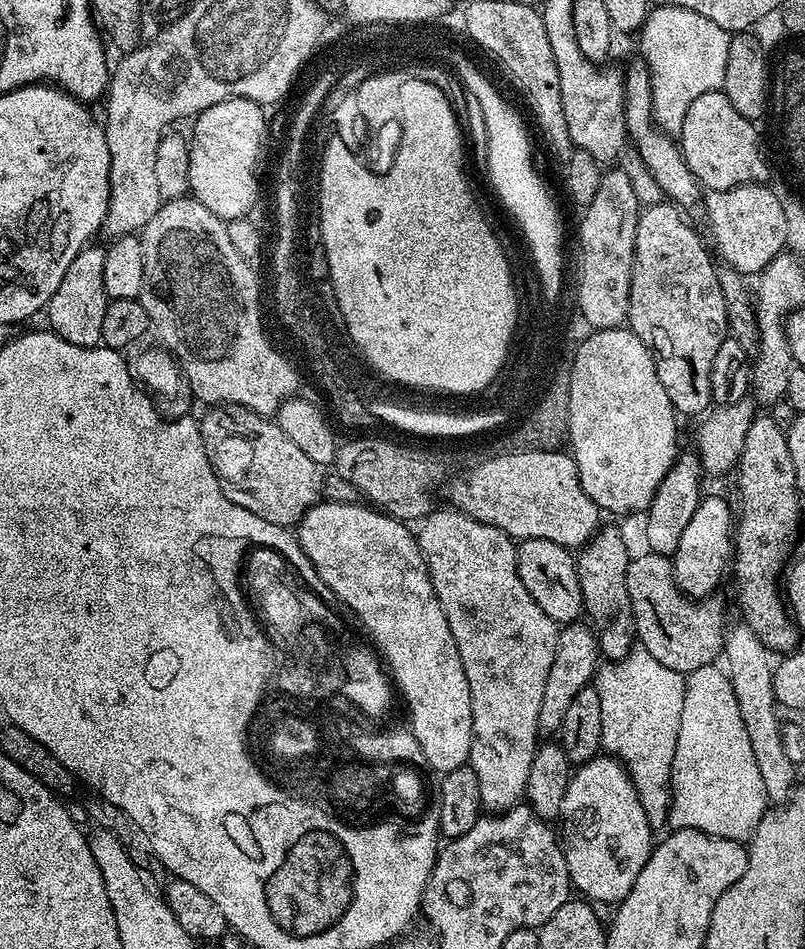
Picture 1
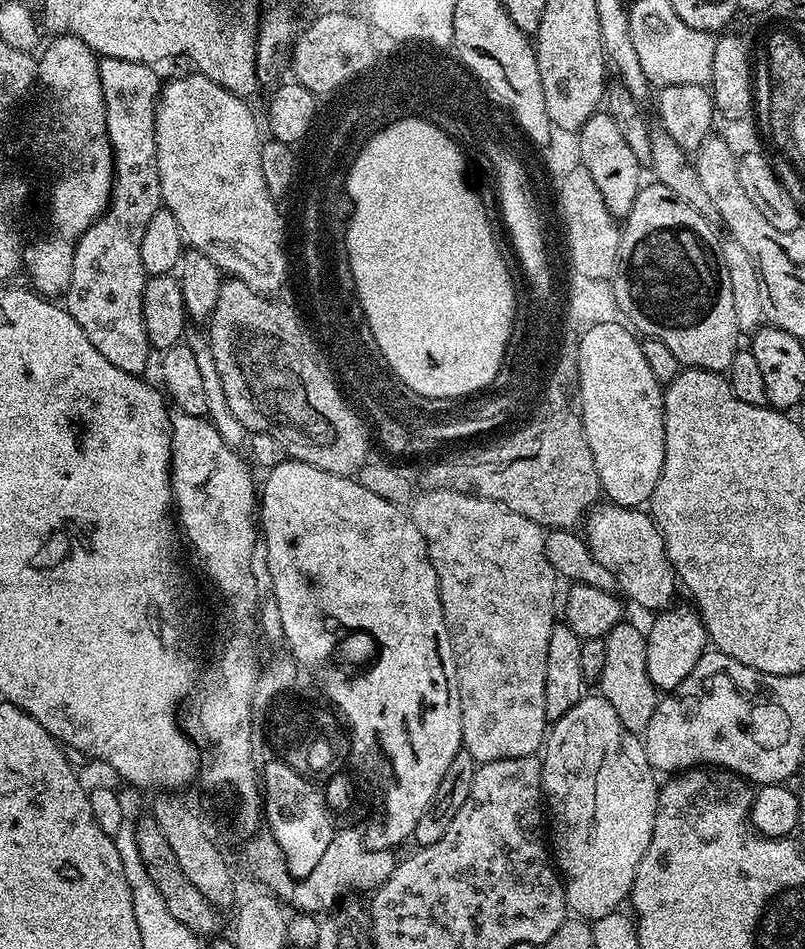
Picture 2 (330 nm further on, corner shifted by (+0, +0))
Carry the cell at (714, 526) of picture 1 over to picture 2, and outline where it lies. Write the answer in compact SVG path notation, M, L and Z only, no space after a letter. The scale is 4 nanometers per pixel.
M669 606L655 613L656 621L652 629L647 629L648 645L646 646L646 670L650 670L650 682L661 693L668 693L680 682L705 654L710 641L708 631L702 622L700 613L695 607L676 608Z

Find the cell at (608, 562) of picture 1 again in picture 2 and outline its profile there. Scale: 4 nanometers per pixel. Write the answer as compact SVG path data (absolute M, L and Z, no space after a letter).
M628 623L615 624L607 636L603 637L606 646L606 666L602 666L598 677L598 692L606 702L610 702L610 706L614 706L614 714L618 714L626 730L642 734L654 715L658 690L650 682L650 670L646 670L647 635Z

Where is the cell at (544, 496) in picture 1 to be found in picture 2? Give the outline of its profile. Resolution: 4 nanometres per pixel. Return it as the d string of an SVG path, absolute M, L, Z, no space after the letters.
M601 503L593 507L583 521L582 535L594 558L614 574L620 592L628 595L638 607L663 610L673 603L676 588L678 592L676 571L664 549L662 534L647 511Z

